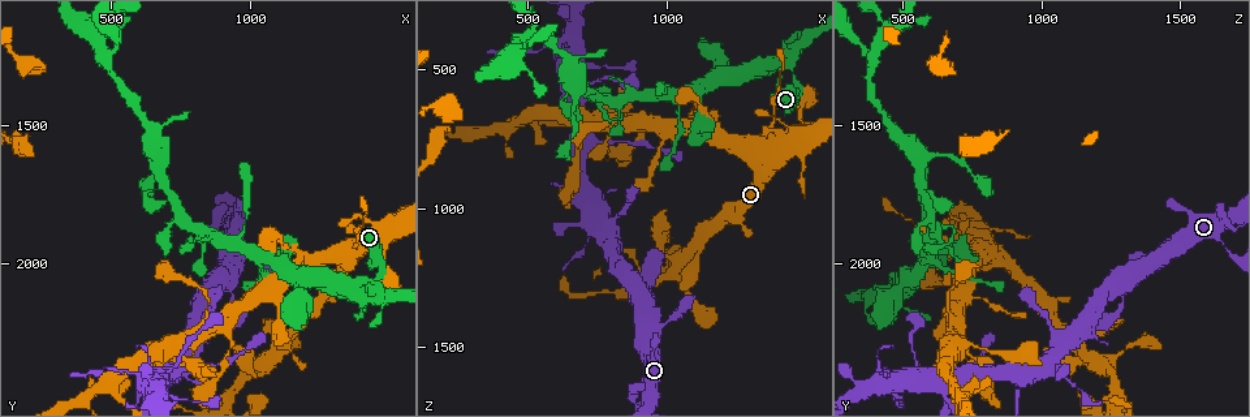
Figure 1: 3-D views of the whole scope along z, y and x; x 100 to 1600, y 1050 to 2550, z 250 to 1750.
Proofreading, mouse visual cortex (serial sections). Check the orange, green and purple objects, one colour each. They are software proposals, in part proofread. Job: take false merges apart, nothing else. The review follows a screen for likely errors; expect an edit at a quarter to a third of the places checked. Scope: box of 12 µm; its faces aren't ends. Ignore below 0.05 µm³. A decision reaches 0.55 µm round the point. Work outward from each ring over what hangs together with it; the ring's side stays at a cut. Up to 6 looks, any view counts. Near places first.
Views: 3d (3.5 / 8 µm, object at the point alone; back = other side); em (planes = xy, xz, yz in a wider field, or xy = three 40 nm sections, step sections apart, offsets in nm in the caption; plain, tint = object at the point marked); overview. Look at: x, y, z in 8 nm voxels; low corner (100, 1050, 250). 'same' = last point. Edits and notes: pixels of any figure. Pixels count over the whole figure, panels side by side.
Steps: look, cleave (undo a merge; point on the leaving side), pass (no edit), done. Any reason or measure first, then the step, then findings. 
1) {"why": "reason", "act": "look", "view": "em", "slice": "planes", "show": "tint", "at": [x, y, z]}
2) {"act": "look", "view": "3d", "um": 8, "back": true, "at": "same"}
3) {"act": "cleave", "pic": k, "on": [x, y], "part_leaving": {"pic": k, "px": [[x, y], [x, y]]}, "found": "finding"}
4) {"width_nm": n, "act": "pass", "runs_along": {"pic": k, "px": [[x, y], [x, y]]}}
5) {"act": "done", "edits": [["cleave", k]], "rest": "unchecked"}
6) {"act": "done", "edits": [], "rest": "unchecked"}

{"why": "two arms in line, one across", "act": "look", "view": "3d", "um": 3.5, "at": [480, 2420, 680]}

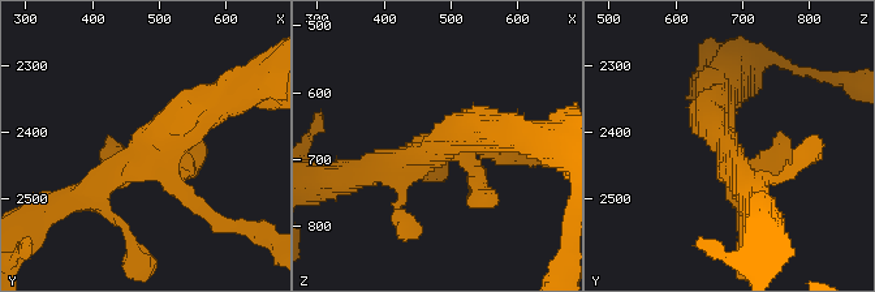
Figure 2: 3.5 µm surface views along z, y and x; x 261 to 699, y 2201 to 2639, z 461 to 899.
{"why": "now the EM", "act": "look", "view": "em", "slice": "xy", "step": 2, "show": "tint", "at": [490, 2435, 685]}

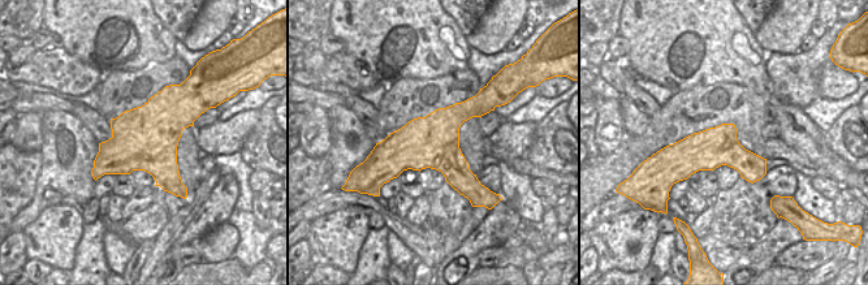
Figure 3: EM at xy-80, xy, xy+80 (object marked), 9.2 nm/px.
{"act": "pass", "found": "all the same cell"}

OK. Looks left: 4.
{"why": "thick turns thin", "act": "look", "view": "3d", "um": 8, "at": [730, 2390, 760]}

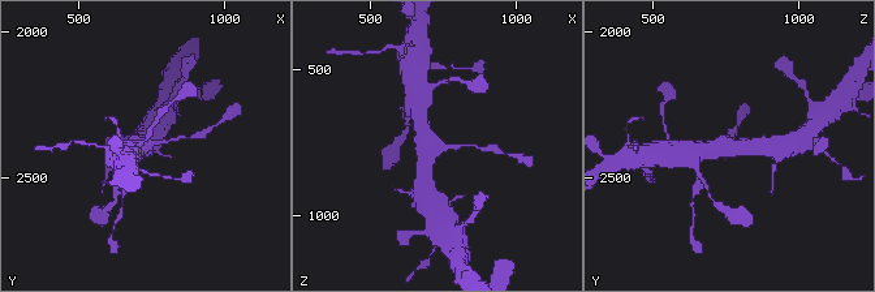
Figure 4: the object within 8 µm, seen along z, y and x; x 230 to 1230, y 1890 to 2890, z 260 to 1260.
{"arms": 3, "arm_widths_nm": [150, 450, 450], "why": "shape alone is not enough", "act": "look", "view": "em", "slice": "xy", "step": 1, "show": "tint", "at": [720, 2390, 760]}

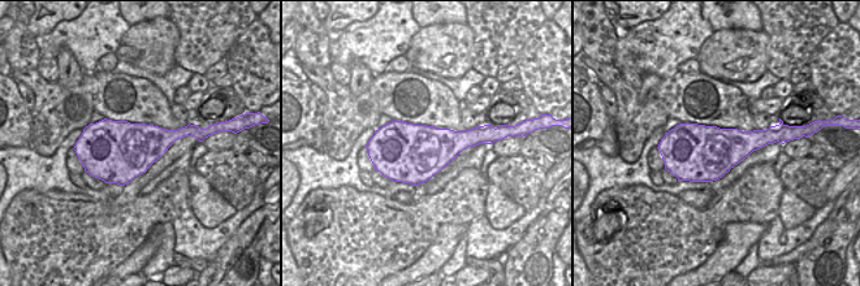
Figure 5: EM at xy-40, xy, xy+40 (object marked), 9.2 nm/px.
{"act": "pass", "runs_along": {"pic": 4, "px": [[422, 185], [426, 133], [417, 111]]}, "found": "all the same cell"}

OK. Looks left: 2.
{"why": "sudden change in width", "act": "look", "view": "em", "slice": "xy", "step": 1, "show": "tint", "at": [1020, 2380, 1240]}

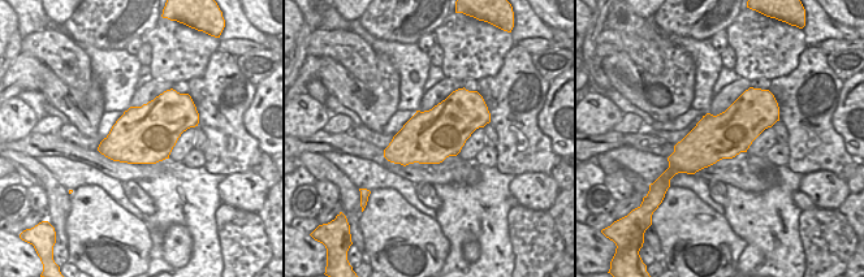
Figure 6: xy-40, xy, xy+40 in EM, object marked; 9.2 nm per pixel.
{"act": "look", "view": "3d", "um": 3.5, "back": true, "at": "same"}

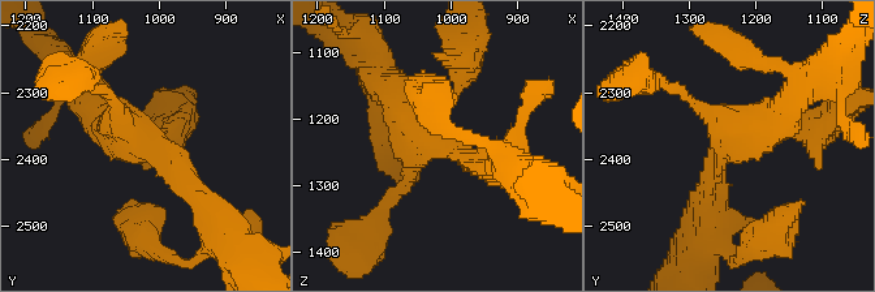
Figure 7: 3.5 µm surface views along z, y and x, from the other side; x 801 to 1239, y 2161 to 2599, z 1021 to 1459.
{"arms": 4, "arm_widths_nm": [150, 200, 250, 400], "act": "pass", "runs_along": {"pic": 7, "px": [[85, 89], [193, 185]]}, "found": "one cell here"}

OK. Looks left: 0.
{"act": "done", "edits": [], "rest": "unchecked"}

